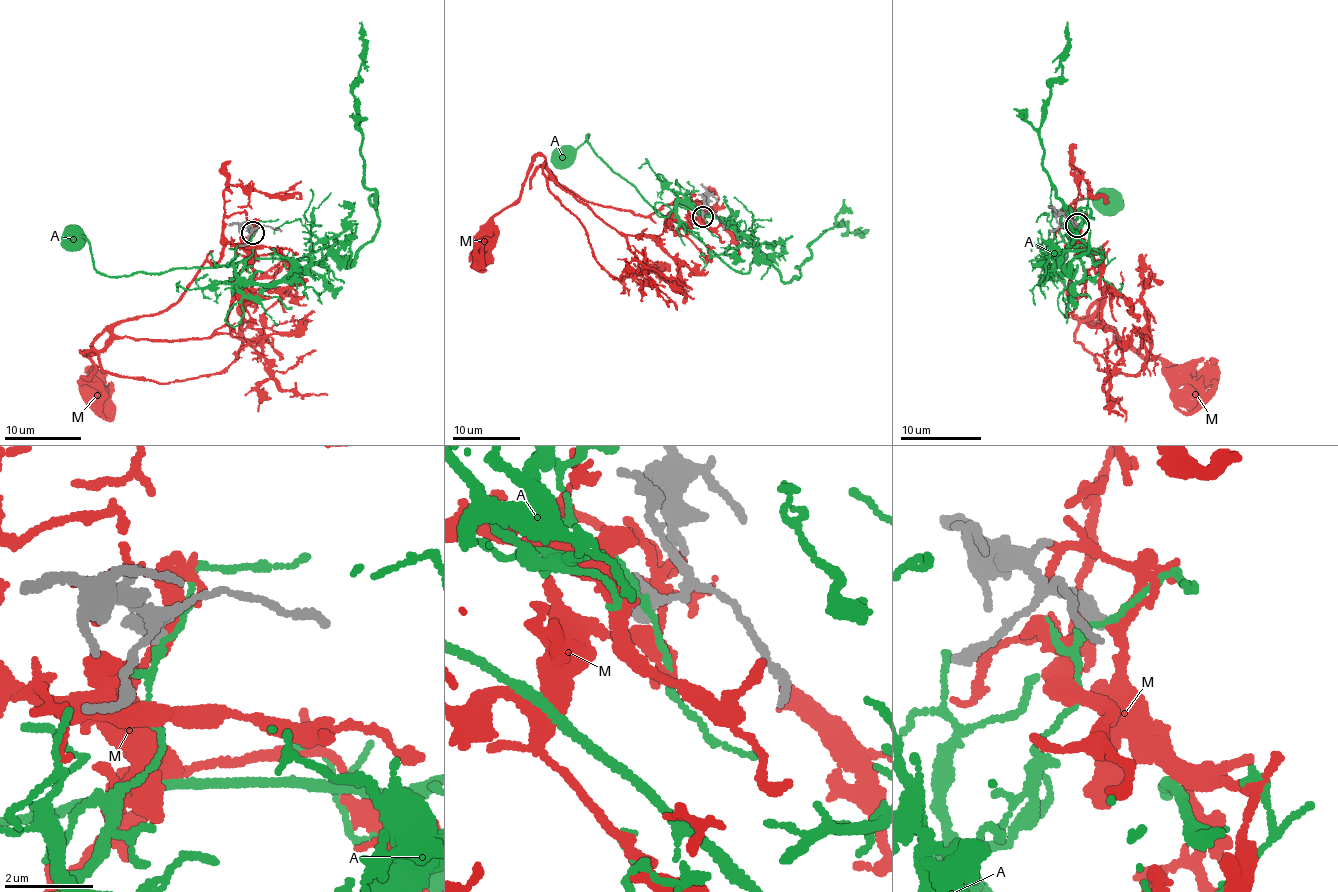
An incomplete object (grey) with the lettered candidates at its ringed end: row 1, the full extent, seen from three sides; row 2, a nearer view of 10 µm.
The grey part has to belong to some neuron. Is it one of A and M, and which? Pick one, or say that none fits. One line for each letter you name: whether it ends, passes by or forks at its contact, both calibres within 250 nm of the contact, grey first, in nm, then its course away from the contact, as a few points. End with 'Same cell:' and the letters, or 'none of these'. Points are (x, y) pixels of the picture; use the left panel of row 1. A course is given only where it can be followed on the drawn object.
M: it forks; calibres 400 and 260 nm; course (254, 232), (203, 264), (175, 302), (120, 320), (93, 341), (95, 366), (83, 380), (90, 384)
Same cell: M

